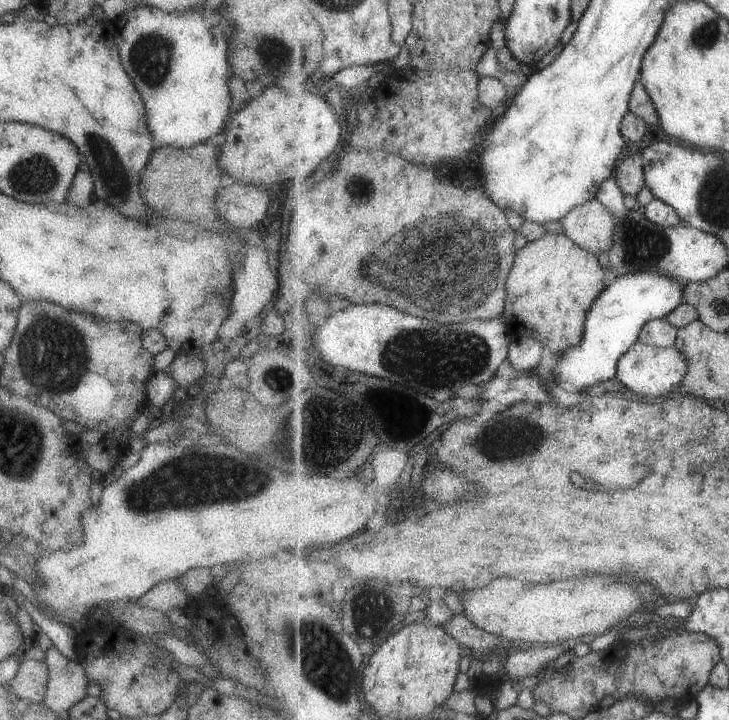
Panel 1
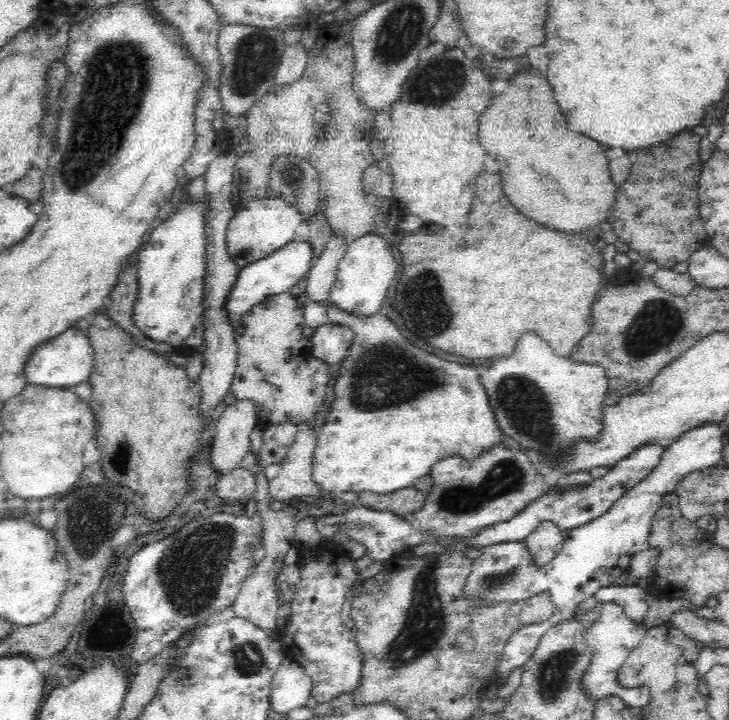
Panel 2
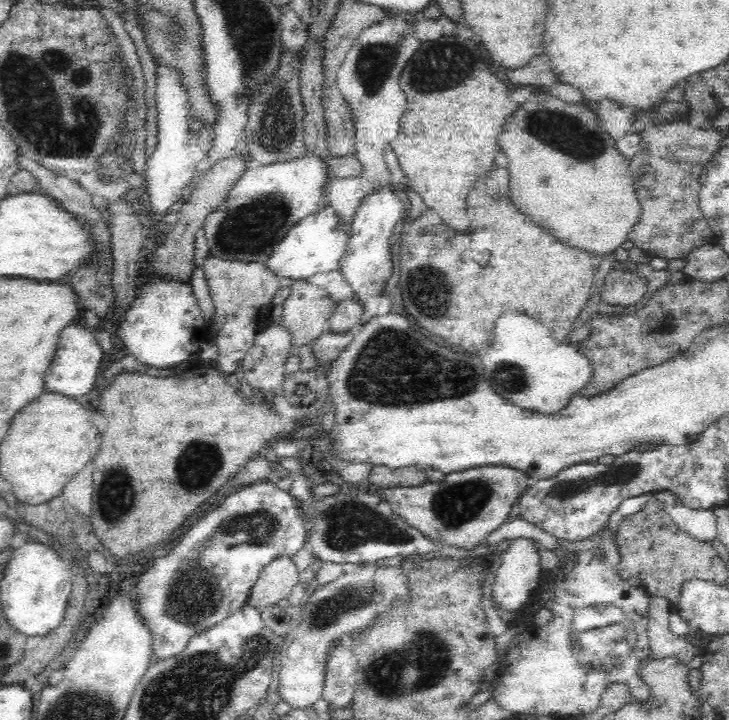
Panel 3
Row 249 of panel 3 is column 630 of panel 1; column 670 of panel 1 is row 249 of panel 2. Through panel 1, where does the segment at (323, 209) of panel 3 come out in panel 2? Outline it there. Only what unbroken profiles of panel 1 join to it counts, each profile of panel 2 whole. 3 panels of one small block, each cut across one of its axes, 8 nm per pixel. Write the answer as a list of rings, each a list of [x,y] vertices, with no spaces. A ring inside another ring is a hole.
[[[308,239],[291,240],[266,258],[240,268],[236,284],[228,296],[228,315],[233,326],[236,328],[240,324],[240,318],[244,318],[243,314],[256,303],[262,302],[267,296],[289,291],[298,280],[305,278],[313,257],[312,243]]]

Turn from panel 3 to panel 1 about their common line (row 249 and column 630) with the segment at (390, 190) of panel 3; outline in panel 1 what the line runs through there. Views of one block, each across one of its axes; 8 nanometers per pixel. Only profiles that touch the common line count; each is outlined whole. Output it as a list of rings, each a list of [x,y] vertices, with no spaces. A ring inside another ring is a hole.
[[[637,342],[621,358],[616,378],[631,391],[658,397],[675,391],[675,388],[685,379],[687,374],[688,359],[676,346],[658,348]]]

